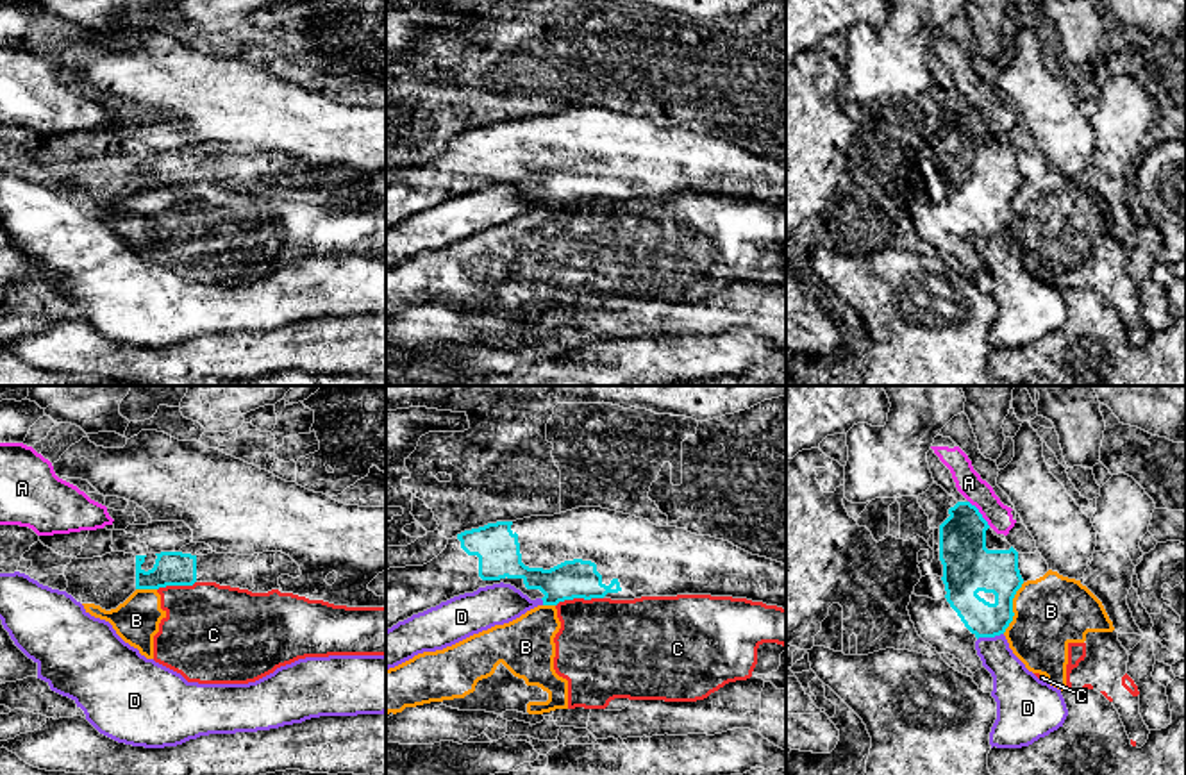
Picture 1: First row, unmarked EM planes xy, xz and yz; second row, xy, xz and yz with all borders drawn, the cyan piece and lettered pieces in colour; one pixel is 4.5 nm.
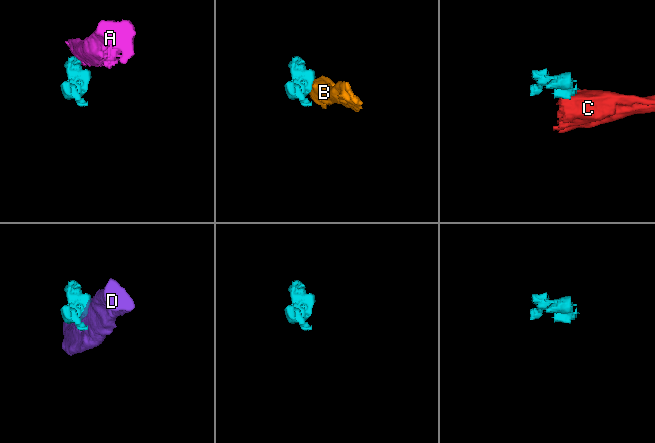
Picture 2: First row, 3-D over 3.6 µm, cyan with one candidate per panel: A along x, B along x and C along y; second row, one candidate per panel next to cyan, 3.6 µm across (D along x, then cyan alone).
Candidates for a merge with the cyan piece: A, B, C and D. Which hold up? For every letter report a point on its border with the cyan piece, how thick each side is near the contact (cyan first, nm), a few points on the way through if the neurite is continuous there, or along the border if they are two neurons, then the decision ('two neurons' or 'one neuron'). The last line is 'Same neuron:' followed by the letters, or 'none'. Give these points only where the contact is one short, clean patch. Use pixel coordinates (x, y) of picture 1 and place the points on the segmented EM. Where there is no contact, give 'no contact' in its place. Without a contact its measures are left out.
A: yz (979, 513) | 240/120 nm | along yz (968, 500), (990, 525) | two neurons
B: yz (1011, 608) | 220/320 nm | along yz (1024, 583), (1013, 599), (1013, 620), (1002, 633) | two neurons
C: xz (579, 597) | 180/420 nm | along xz (602, 597), (565, 599), (556, 606) | two neurons
D: yz (990, 636) | 160/190 nm | two neurons
Same neuron: none

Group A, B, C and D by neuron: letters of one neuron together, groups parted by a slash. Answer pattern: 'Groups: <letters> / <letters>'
Groups: A / B C / D

